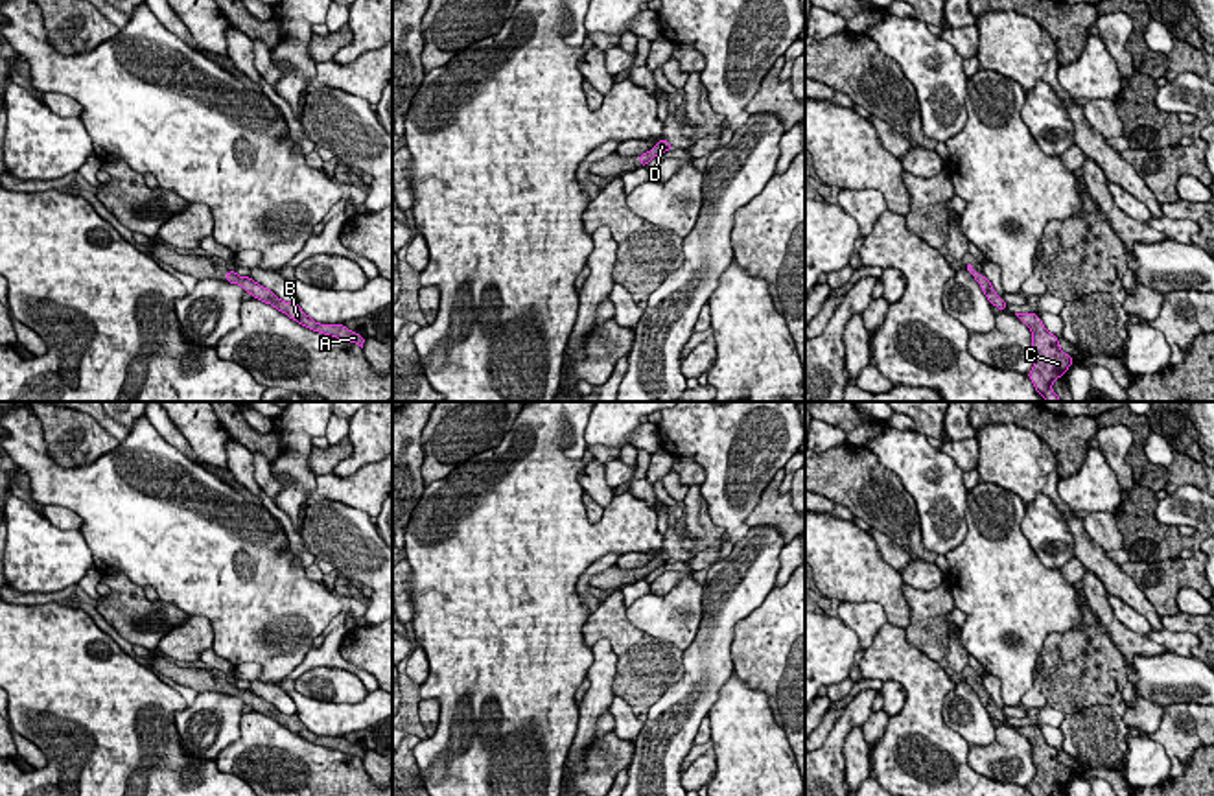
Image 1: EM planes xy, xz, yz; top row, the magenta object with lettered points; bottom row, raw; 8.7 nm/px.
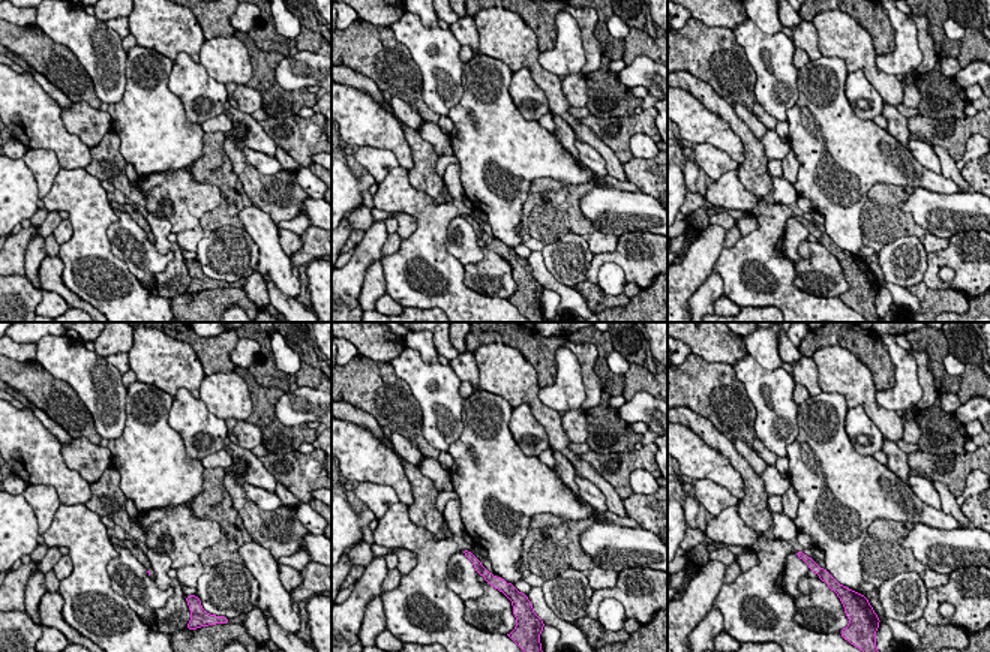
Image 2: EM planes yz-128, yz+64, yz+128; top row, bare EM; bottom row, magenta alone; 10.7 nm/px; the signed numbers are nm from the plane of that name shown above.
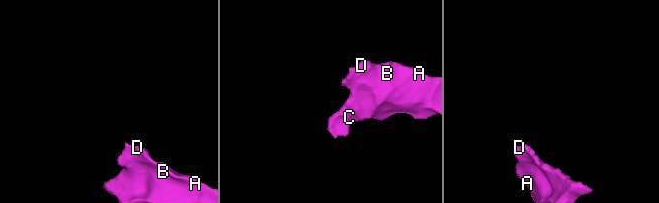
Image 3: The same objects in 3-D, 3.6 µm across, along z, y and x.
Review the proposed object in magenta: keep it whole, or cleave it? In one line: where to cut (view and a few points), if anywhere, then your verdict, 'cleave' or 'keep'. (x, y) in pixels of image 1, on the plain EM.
cut none; keep

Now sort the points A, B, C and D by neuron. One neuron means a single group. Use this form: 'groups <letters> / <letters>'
groups A B C D

